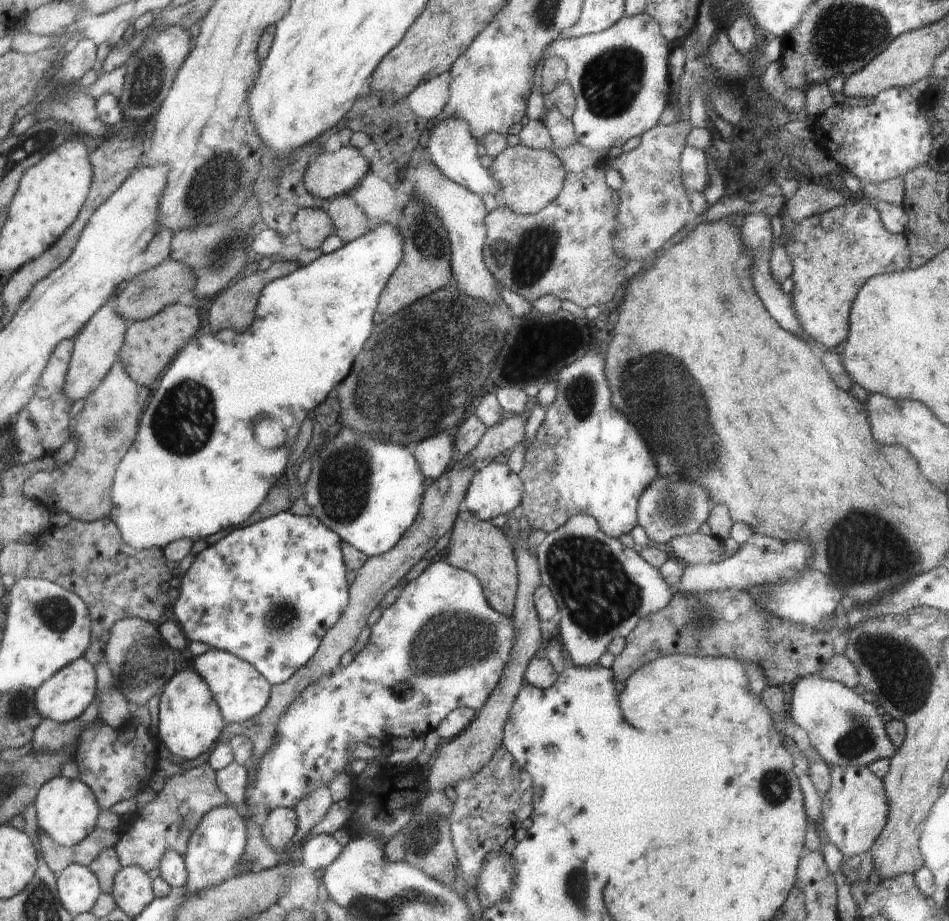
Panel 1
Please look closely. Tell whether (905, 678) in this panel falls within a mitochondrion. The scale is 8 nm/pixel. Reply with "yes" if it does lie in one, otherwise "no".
yes

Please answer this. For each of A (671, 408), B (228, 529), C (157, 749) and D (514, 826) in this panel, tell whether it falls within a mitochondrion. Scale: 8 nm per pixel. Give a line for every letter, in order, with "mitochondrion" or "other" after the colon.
A: mitochondrion
B: other
C: other
D: other

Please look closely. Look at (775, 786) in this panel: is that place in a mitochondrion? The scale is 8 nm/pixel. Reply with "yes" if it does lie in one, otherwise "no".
yes

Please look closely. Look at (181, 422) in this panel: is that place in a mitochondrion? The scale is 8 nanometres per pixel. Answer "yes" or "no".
yes

